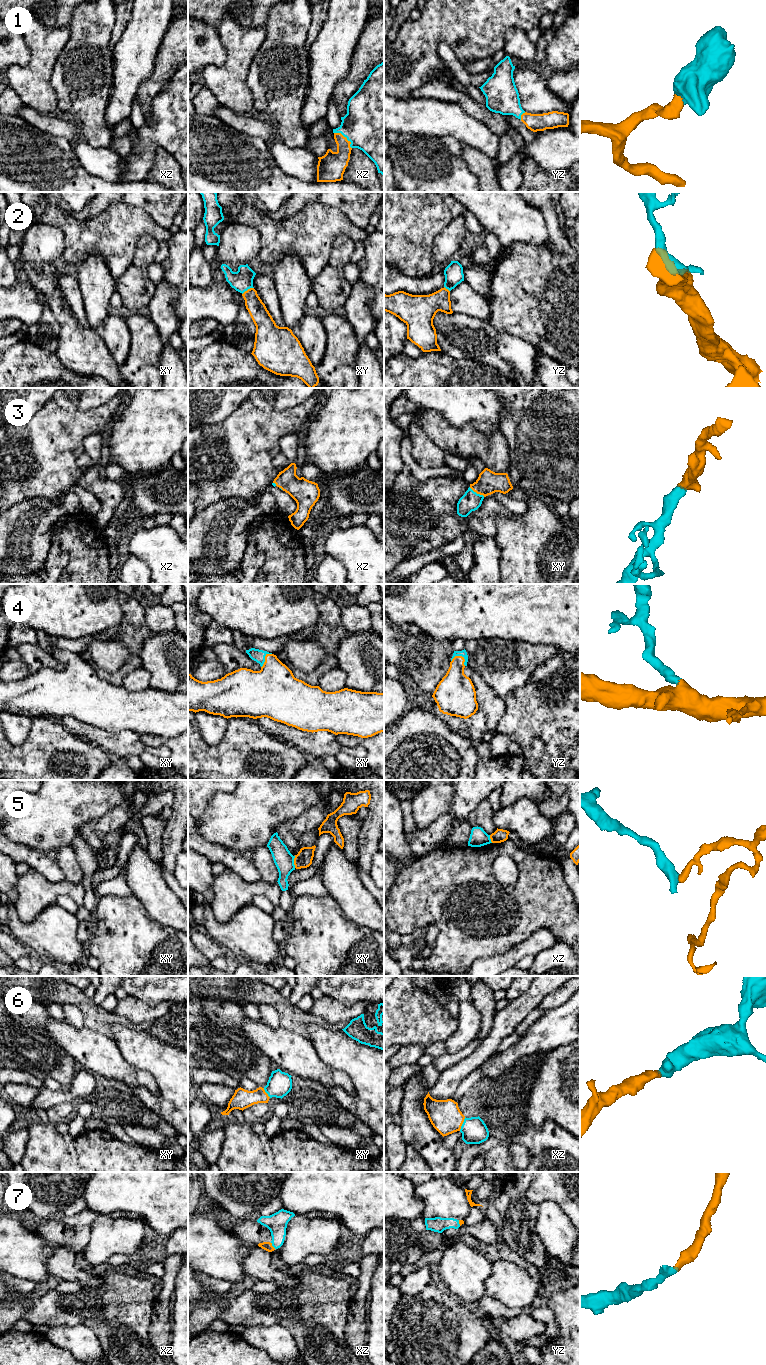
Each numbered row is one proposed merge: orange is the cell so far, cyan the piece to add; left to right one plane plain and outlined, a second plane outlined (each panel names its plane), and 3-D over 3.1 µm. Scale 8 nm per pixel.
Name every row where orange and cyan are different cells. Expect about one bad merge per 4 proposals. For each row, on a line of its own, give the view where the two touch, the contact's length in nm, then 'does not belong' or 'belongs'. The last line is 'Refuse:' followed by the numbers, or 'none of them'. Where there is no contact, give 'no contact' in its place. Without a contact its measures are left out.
1: xz | 190 nm | belongs
2: xy | 110 nm | belongs
3: xy | 150 nm | belongs
4: yz | 130 nm | belongs
5: xy | 100 nm | does not belong
6: xz | 120 nm | belongs
7: xz | 70 nm | belongs
Refuse: 5

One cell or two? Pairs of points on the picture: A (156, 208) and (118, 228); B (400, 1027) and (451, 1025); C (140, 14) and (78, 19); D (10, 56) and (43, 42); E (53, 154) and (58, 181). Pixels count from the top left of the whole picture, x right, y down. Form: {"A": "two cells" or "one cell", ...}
{"A": "two cells", "B": "one cell", "C": "two cells", "D": "two cells", "E": "one cell"}

